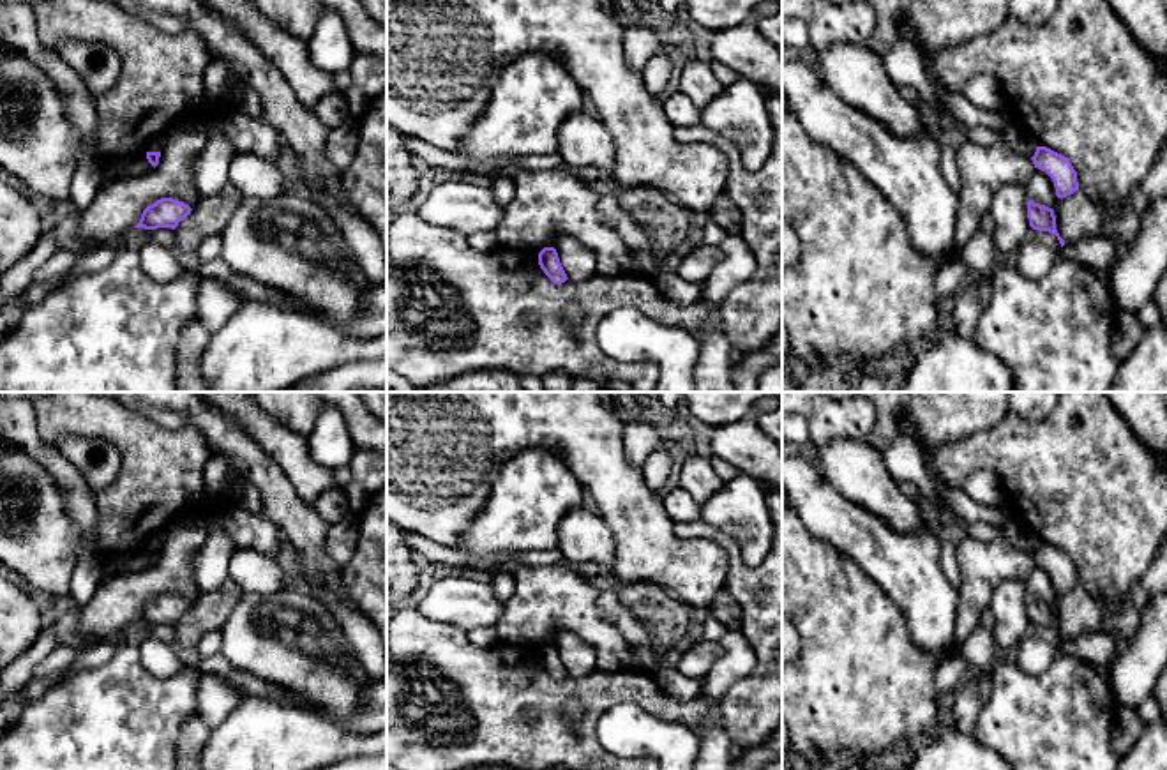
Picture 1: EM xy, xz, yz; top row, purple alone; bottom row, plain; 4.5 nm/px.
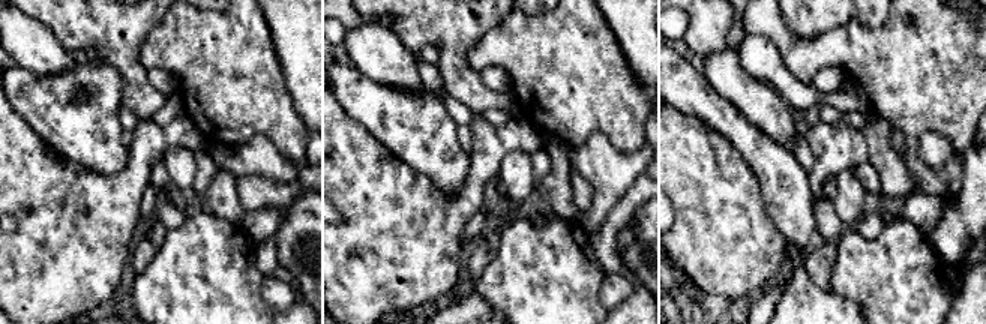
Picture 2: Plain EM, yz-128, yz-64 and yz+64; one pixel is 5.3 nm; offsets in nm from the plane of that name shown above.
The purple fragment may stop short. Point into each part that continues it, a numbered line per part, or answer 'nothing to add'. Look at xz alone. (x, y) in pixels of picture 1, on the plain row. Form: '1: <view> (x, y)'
nothing to add

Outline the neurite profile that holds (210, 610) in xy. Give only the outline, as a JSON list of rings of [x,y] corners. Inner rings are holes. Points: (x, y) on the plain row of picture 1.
[[[231,579],[214,592],[201,593],[175,623],[177,641],[182,646],[196,646],[207,632],[222,627],[242,597],[244,592]]]

